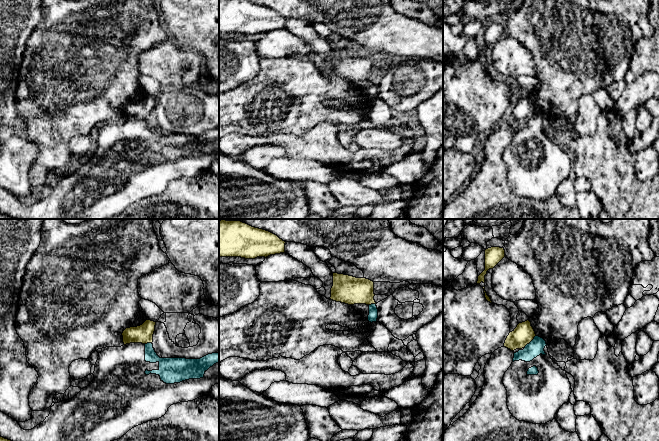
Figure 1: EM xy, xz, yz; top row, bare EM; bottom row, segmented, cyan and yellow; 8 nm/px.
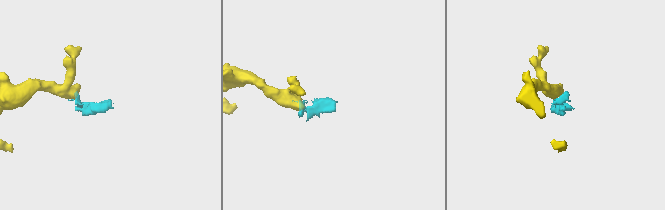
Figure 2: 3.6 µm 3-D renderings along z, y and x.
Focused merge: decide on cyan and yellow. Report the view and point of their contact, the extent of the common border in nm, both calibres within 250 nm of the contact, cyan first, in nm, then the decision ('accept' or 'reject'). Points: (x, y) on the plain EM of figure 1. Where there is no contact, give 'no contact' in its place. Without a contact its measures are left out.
meets cyan in yz at (531, 117); contact 130 nm long; 130 nm thick on the cyan side, 170 nm on the other; reject

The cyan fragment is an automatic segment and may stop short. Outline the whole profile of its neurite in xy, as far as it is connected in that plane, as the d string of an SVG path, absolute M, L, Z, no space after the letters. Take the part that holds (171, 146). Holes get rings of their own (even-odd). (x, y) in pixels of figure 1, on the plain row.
M130 119L121 123L106 123L102 124L102 127L99 129L93 151L94 155L87 163L81 165L81 167L73 174L55 179L51 183L49 192L31 206L22 205L17 197L0 187L0 212L15 219L109 219L110 217L120 215L132 204L148 197L161 194L173 180L193 177L199 173L208 172L210 165L215 160L219 160L219 128L208 130L200 135L160 134L155 128L152 119Z

